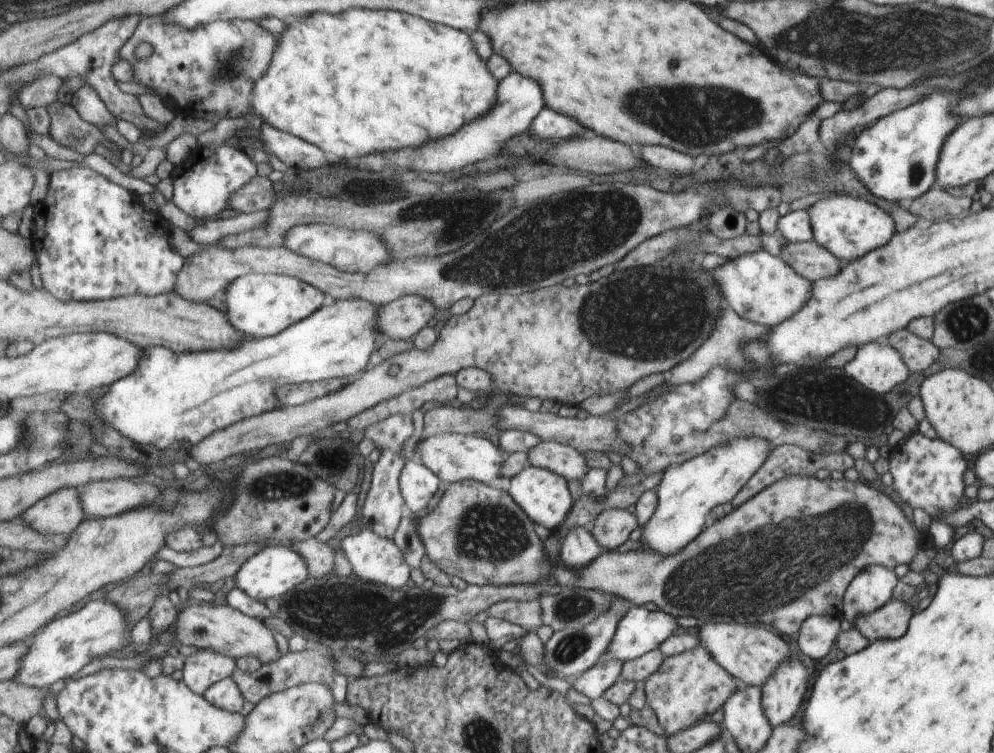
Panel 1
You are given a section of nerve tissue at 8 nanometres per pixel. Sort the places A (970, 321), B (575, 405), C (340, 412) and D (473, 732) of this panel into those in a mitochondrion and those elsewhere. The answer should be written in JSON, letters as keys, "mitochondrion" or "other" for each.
{"A":"mitochondrion","B":"other","C":"other","D":"mitochondrion"}

